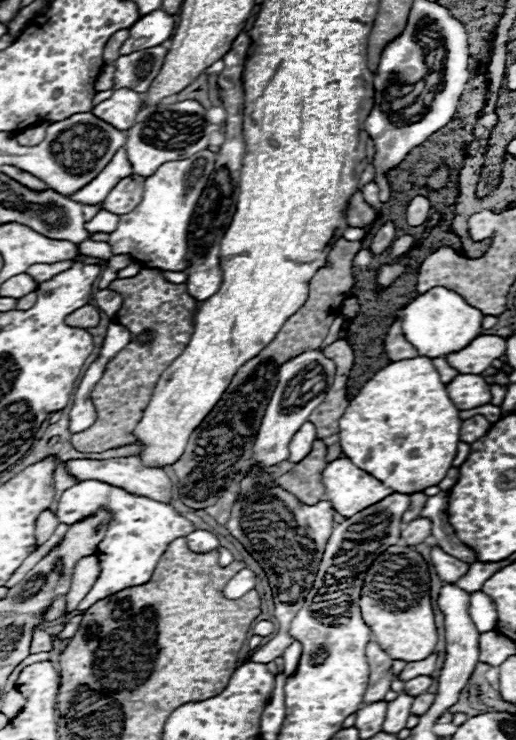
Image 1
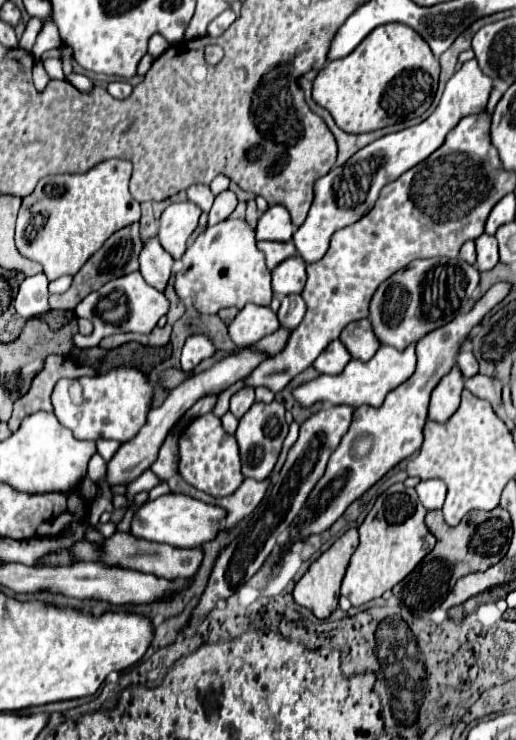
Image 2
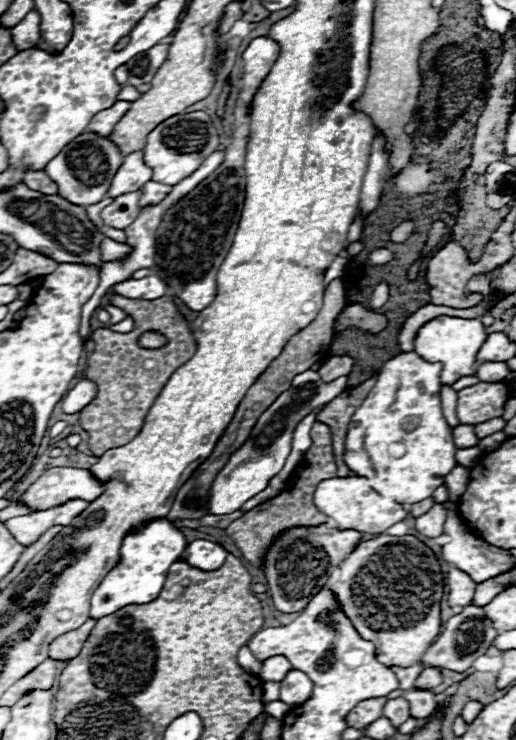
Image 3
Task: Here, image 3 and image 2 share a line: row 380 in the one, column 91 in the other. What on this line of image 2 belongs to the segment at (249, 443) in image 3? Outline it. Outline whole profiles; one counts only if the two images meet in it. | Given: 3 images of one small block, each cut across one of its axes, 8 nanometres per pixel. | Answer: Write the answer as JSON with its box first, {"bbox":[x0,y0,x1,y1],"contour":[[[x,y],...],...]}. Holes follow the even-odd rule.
{"bbox":[74,272,170,348],"contour":[[[132,272],[126,276],[114,278],[108,284],[104,284],[102,288],[98,288],[96,292],[90,292],[78,304],[78,308],[75,308],[76,316],[86,318],[94,324],[94,332],[90,336],[76,334],[74,346],[78,348],[98,346],[102,338],[110,336],[110,334],[118,334],[118,332],[148,334],[154,330],[156,322],[168,312],[168,306],[170,306],[170,302],[166,300],[166,296],[162,292],[154,290],[152,286],[148,286],[140,272]]]}

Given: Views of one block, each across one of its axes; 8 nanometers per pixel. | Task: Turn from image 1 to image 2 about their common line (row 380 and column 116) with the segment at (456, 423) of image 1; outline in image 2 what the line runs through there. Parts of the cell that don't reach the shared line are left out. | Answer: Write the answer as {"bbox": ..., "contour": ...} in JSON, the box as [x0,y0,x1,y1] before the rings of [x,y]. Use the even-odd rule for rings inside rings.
{"bbox":[52,366,154,442],"contour":[[[118,366],[106,374],[80,378],[78,382],[82,386],[80,398],[70,396],[70,384],[74,384],[74,380],[70,382],[68,378],[62,378],[52,392],[52,406],[56,418],[62,426],[72,430],[74,438],[98,440],[104,436],[108,440],[128,442],[146,424],[146,414],[154,398],[154,386],[150,384],[148,376],[142,374],[138,368]]]}

